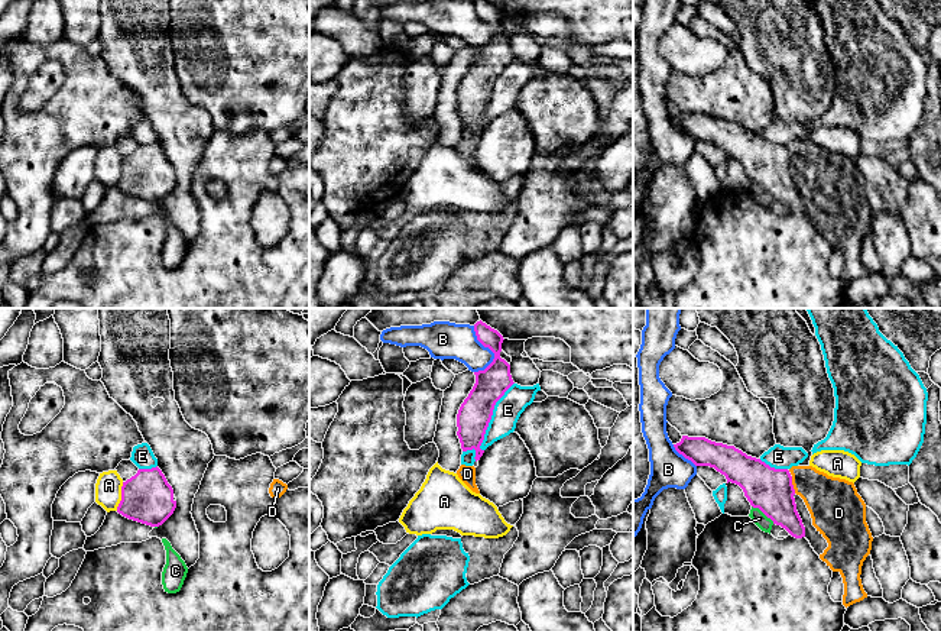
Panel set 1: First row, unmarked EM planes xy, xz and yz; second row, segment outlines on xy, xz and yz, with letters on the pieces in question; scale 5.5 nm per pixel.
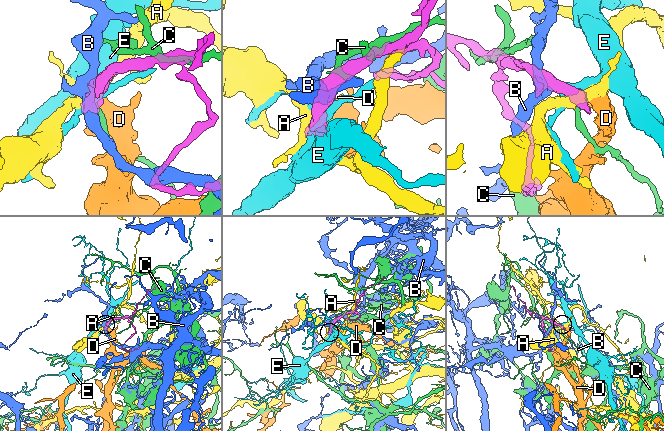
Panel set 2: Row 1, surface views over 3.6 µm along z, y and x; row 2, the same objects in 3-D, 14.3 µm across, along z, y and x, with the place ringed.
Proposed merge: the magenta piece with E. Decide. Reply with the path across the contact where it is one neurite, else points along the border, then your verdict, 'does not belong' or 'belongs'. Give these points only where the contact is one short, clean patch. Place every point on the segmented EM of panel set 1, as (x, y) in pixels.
does not belong

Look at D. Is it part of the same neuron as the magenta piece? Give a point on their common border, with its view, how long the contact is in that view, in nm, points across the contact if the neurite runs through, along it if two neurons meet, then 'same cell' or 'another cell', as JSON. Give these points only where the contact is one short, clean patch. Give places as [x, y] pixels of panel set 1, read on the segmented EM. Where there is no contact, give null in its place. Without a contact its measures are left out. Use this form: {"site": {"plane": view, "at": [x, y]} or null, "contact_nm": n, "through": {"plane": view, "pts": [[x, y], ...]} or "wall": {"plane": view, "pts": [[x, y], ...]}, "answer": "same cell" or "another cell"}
{"site": {"plane": "yz", "at": [792, 485]}, "contact_nm": 100, "through": {"plane": "yz", "pts": [[771, 489], [792, 485], [813, 485], [833, 502]]}, "answer": "same cell"}

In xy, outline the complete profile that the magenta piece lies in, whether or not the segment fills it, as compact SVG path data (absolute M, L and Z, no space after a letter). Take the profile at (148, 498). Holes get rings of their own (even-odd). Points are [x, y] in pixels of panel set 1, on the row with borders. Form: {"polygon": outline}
{"polygon": "M158 466L139 469L134 476L123 482L121 501L117 507L117 512L123 517L159 527L175 508L173 489Z"}

